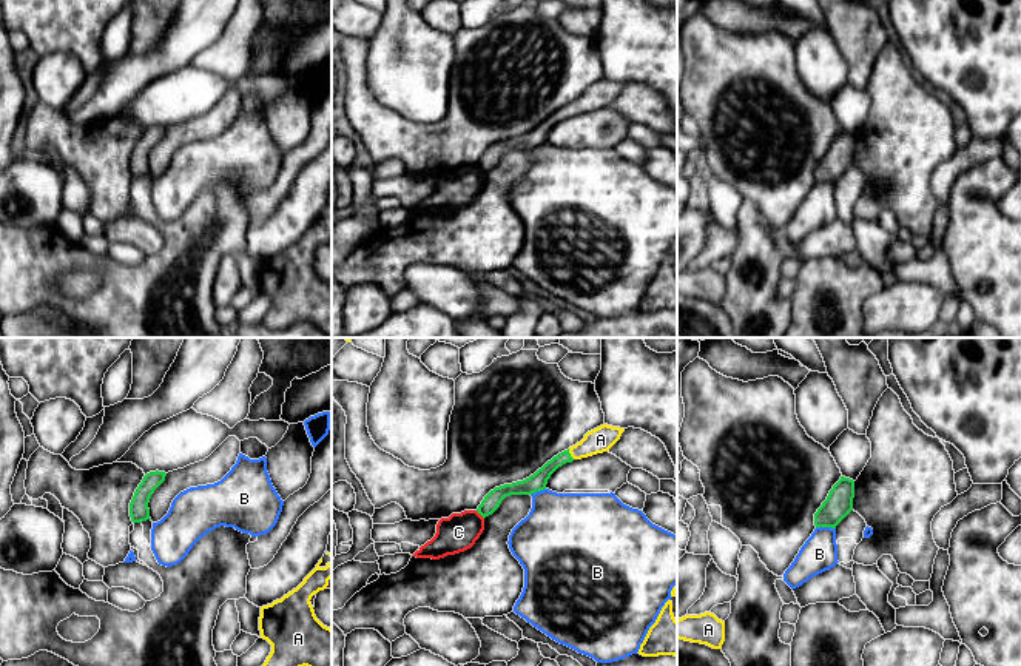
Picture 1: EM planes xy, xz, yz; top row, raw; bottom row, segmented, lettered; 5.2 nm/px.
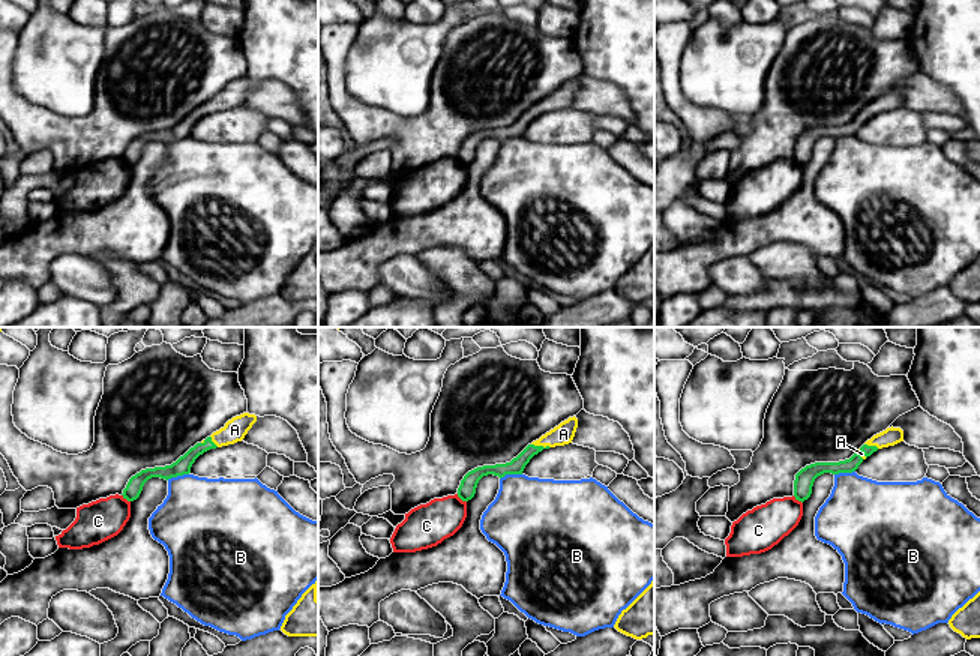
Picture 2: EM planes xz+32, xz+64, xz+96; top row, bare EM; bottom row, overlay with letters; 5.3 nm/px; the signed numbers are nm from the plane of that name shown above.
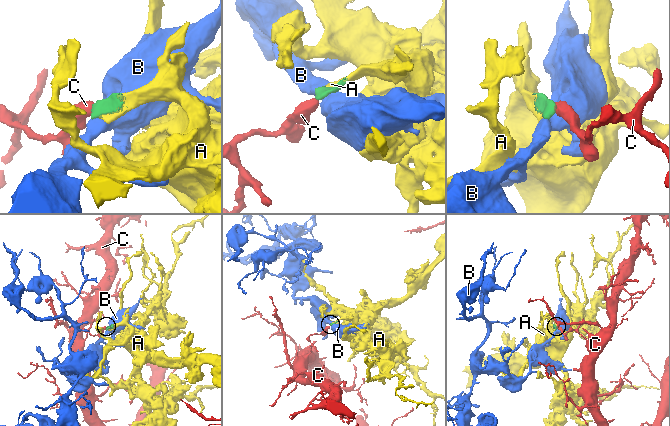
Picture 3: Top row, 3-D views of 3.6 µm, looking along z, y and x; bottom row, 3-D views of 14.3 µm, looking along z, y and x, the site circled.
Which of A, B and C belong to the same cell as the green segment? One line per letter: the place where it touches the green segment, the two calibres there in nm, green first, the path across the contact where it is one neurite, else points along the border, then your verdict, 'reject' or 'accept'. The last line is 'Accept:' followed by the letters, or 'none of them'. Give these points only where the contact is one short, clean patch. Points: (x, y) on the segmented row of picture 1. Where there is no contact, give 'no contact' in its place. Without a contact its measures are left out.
A: meets green in xz at (569, 454); 90 nm thick on the green side, 130 nm on the other; accept
B: meets green in yz at (825, 526); 140 nm thick on the green side, 190 nm on the other; border along yz (816, 526), (835, 529); reject
C: meets green in xz at (480, 514); 90 nm thick on the green side, 200 nm on the other; border along xz (475, 511), (483, 518); reject
Accept: A

